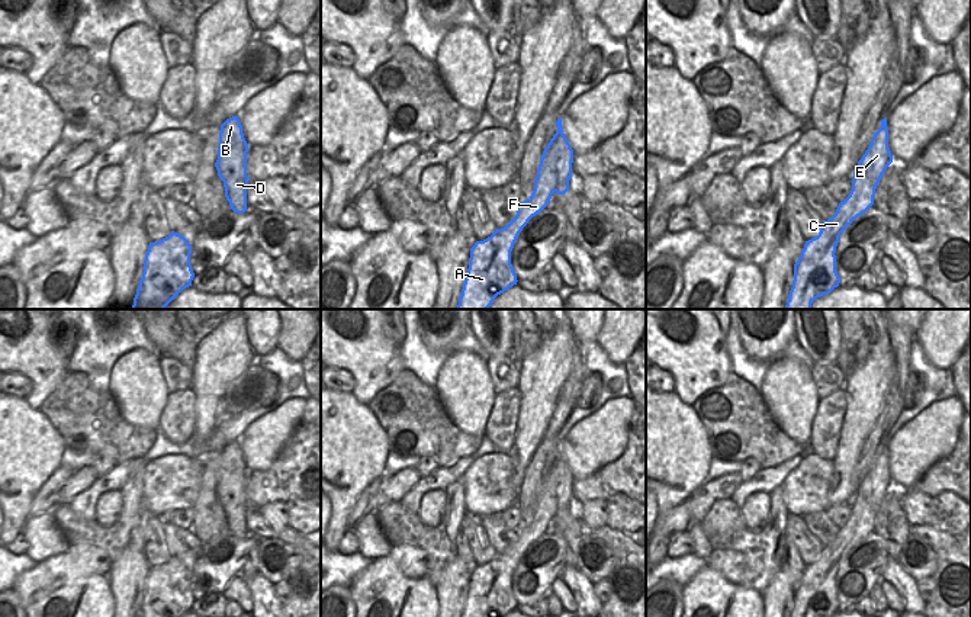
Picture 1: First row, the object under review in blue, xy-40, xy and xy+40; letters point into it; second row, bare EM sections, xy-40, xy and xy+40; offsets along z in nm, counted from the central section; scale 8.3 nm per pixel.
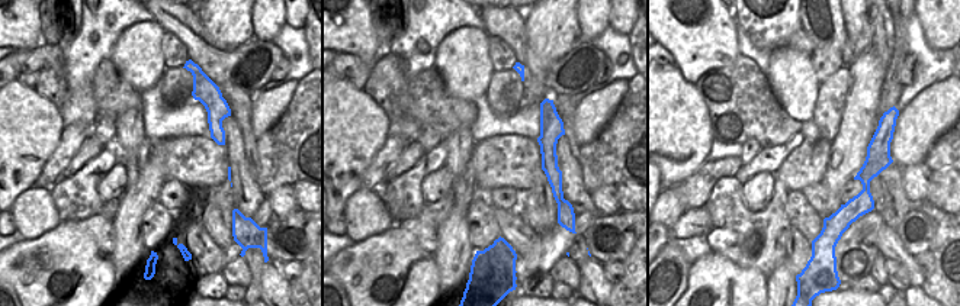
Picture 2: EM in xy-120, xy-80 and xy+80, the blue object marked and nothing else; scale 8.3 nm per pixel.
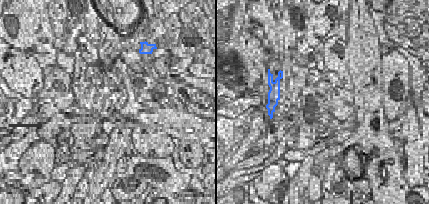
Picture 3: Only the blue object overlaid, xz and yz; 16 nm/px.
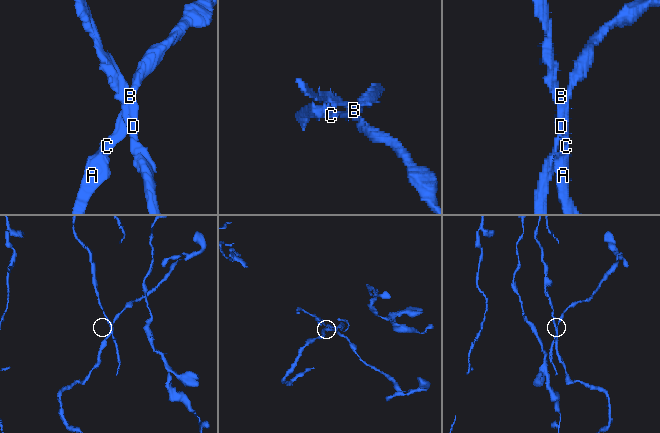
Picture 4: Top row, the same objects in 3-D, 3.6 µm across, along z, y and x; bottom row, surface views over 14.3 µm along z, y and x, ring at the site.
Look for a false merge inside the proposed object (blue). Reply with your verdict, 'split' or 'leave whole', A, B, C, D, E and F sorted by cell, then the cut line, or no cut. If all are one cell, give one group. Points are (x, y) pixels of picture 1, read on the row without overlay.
split; groups A C E F / B D; cut xy (569, 472), (558, 488), (558, 511), (555, 516)

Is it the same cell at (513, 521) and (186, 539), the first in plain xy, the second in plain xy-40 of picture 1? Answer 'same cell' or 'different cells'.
different cells

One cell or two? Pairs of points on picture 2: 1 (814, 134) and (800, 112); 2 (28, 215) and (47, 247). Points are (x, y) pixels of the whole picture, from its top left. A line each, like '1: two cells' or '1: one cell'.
1: two cells
2: two cells

